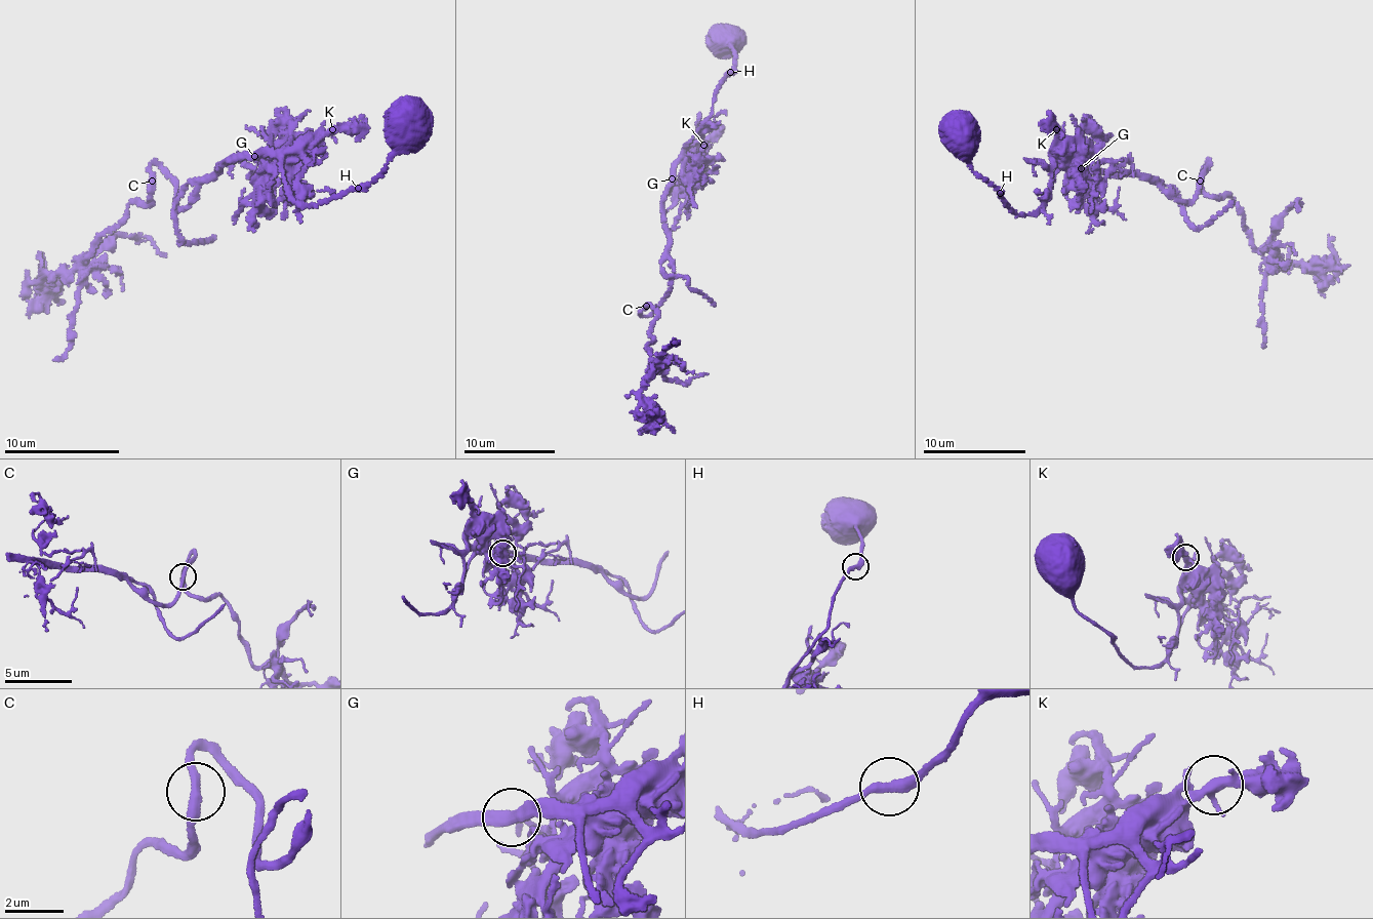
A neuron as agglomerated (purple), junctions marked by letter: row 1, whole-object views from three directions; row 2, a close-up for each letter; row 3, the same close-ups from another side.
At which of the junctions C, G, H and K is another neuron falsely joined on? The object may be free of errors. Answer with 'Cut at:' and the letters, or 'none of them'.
Cut at: G

